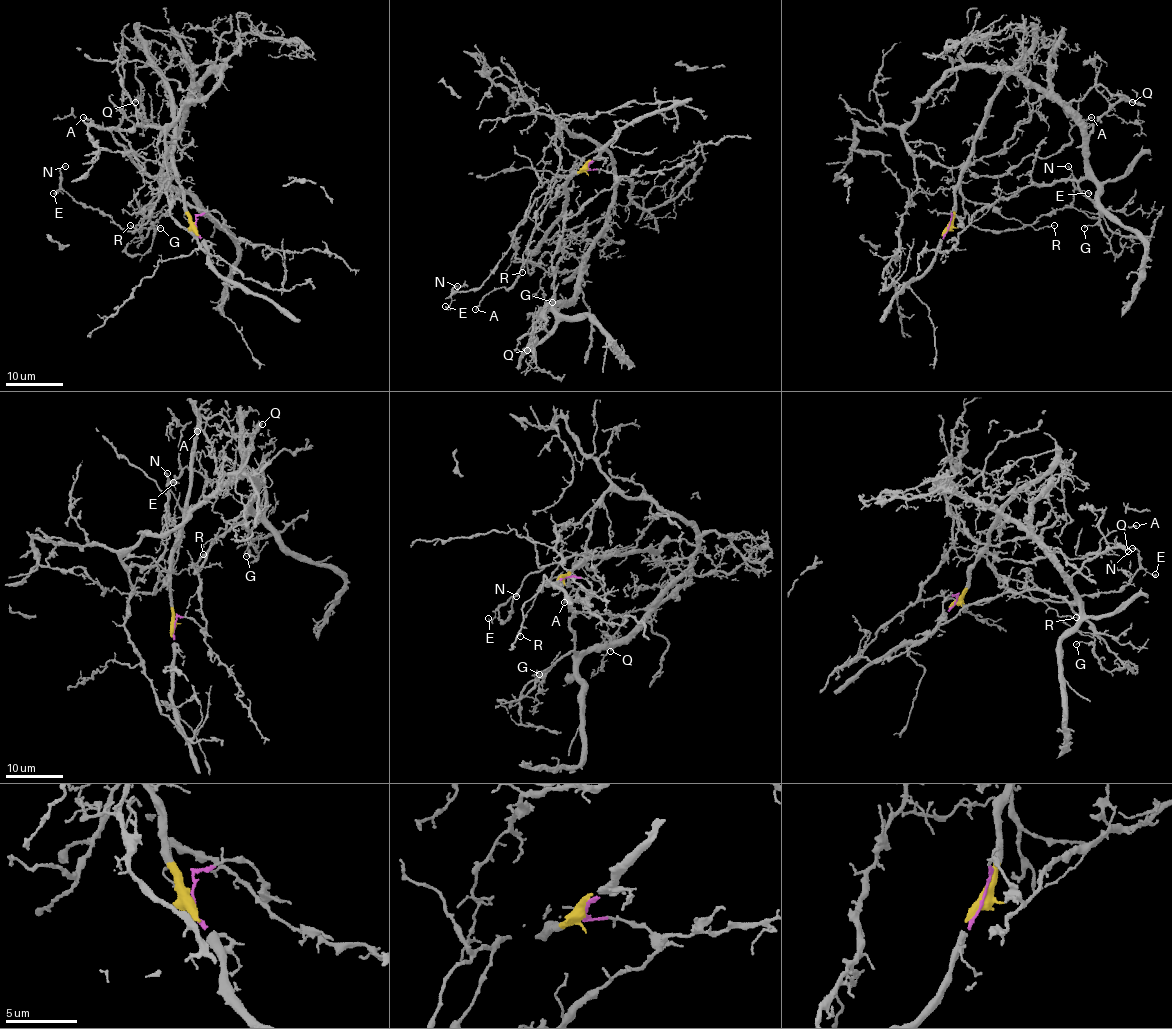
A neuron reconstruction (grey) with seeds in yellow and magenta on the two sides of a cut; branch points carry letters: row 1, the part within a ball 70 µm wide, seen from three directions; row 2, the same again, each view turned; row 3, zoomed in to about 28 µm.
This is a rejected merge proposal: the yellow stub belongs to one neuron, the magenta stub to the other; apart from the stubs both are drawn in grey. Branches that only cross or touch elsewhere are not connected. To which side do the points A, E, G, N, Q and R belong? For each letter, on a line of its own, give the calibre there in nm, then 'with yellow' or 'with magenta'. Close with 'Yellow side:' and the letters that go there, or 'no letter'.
A: 190 nm thick; with yellow
E: 180 nm thick; with yellow
G: 120 nm thick; with magenta
N: 170 nm thick; with yellow
Q: 360 nm thick; with magenta
R: 90 nm thick; with yellow
Yellow side: A, E, N, R

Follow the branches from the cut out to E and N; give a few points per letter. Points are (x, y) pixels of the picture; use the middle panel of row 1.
E: (587, 164), (538, 187), (497, 268), (478, 288), (453, 294), (450, 304), (445, 305)
N: (587, 164), (566, 177), (547, 180), (538, 187), (498, 266), (478, 288), (452, 290), (458, 285)

